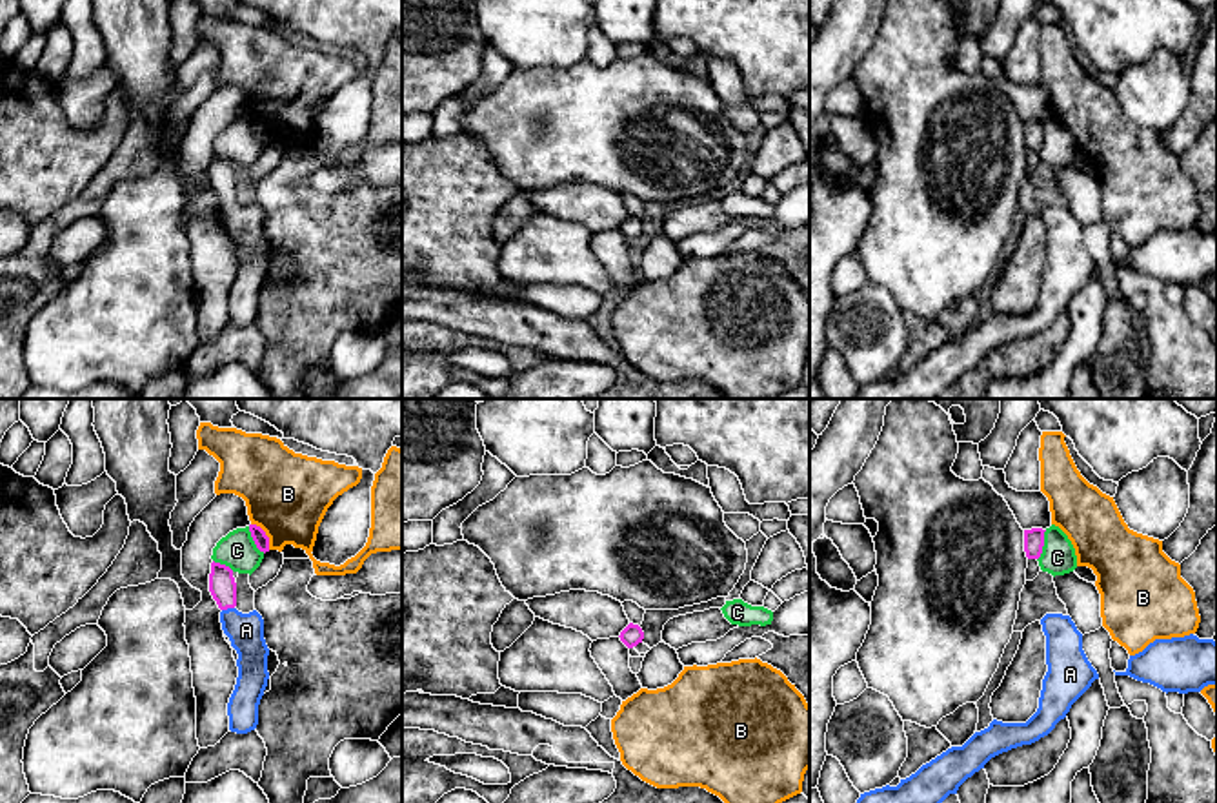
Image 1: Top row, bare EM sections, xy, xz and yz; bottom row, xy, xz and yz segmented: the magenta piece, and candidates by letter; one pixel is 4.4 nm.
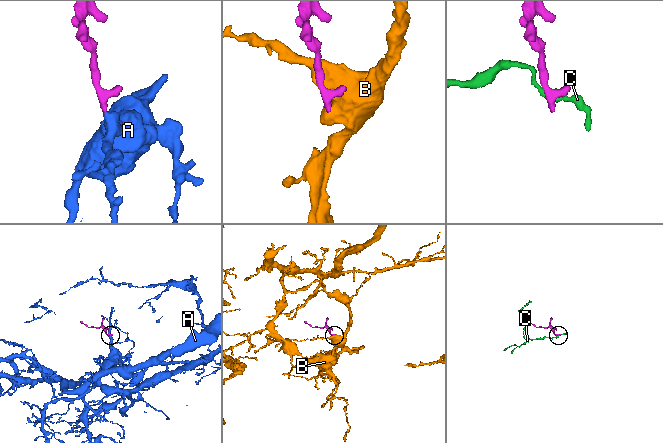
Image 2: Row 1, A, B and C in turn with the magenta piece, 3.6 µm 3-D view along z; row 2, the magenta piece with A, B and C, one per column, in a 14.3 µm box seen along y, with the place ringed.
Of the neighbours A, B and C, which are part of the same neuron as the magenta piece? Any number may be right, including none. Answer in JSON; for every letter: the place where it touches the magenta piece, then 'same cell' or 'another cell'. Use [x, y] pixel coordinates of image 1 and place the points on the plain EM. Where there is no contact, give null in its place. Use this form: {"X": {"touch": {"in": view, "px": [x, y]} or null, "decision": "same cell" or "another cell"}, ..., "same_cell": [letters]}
{"A": {"touch": {"in": "xy", "px": [228, 199]}, "decision": "same cell"}, "B": {"touch": {"in": "xy", "px": [264, 126]}, "decision": "another cell"}, "C": {"touch": {"in": "yz", "px": [1043, 137]}, "decision": "another cell"}, "same_cell": ["A"]}

